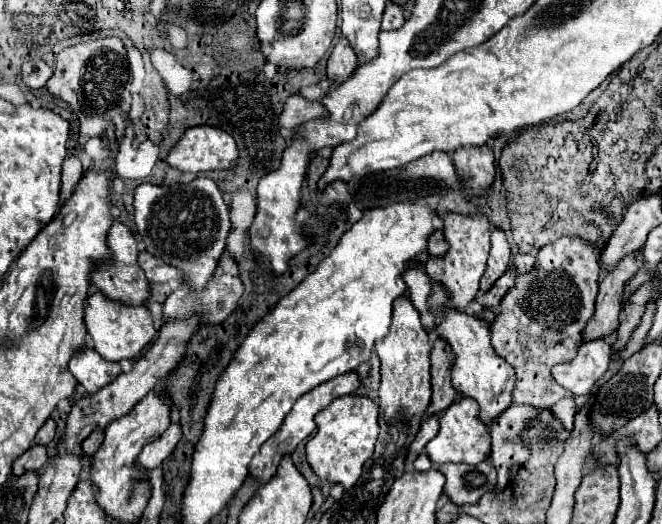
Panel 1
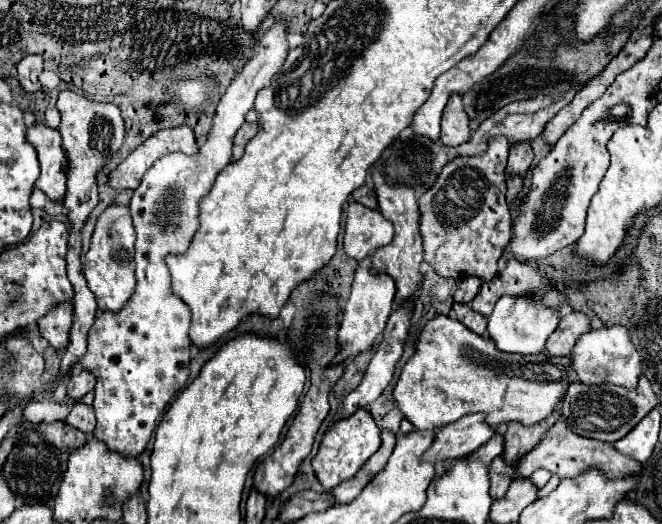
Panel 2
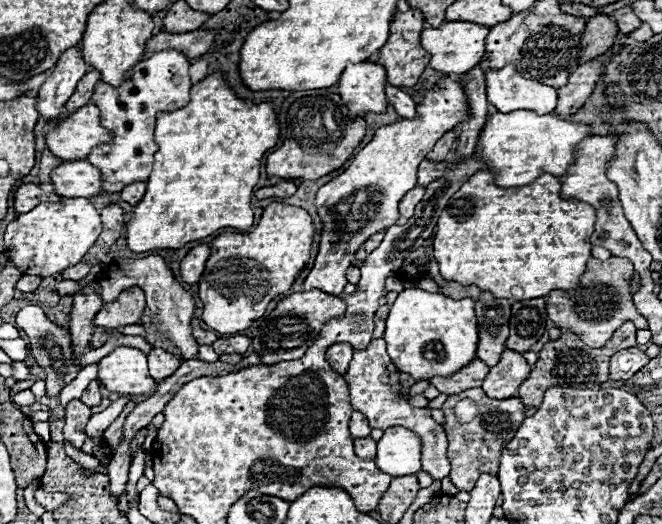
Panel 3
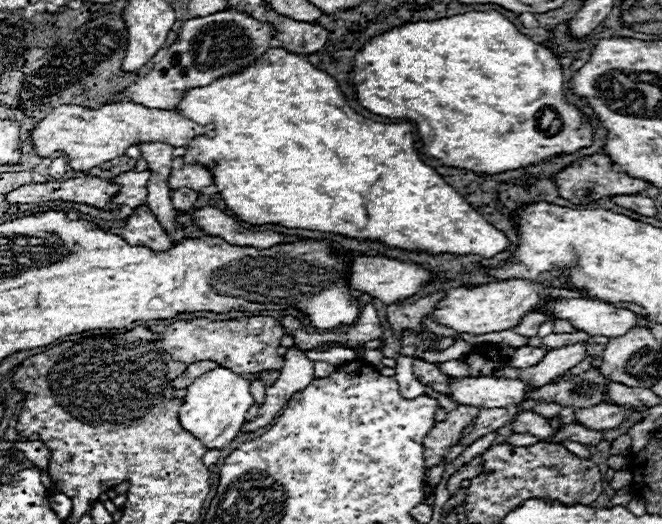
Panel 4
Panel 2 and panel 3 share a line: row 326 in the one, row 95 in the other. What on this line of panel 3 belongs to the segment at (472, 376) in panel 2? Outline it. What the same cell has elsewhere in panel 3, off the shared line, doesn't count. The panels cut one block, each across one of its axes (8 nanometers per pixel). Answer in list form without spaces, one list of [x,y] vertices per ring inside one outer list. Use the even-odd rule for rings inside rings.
[[[446,76],[424,94],[422,102],[416,106],[416,116],[412,120],[398,120],[394,124],[380,126],[374,138],[356,154],[348,170],[318,190],[316,208],[324,232],[316,262],[304,280],[302,290],[318,288],[326,294],[342,294],[342,288],[346,286],[344,272],[350,266],[350,262],[344,260],[352,260],[358,246],[366,242],[366,238],[396,224],[400,216],[398,202],[408,190],[416,186],[416,170],[420,162],[434,148],[434,142],[464,122],[466,116],[470,116],[470,106],[462,90],[462,78]],[[358,194],[366,194],[368,200],[358,200]]]

